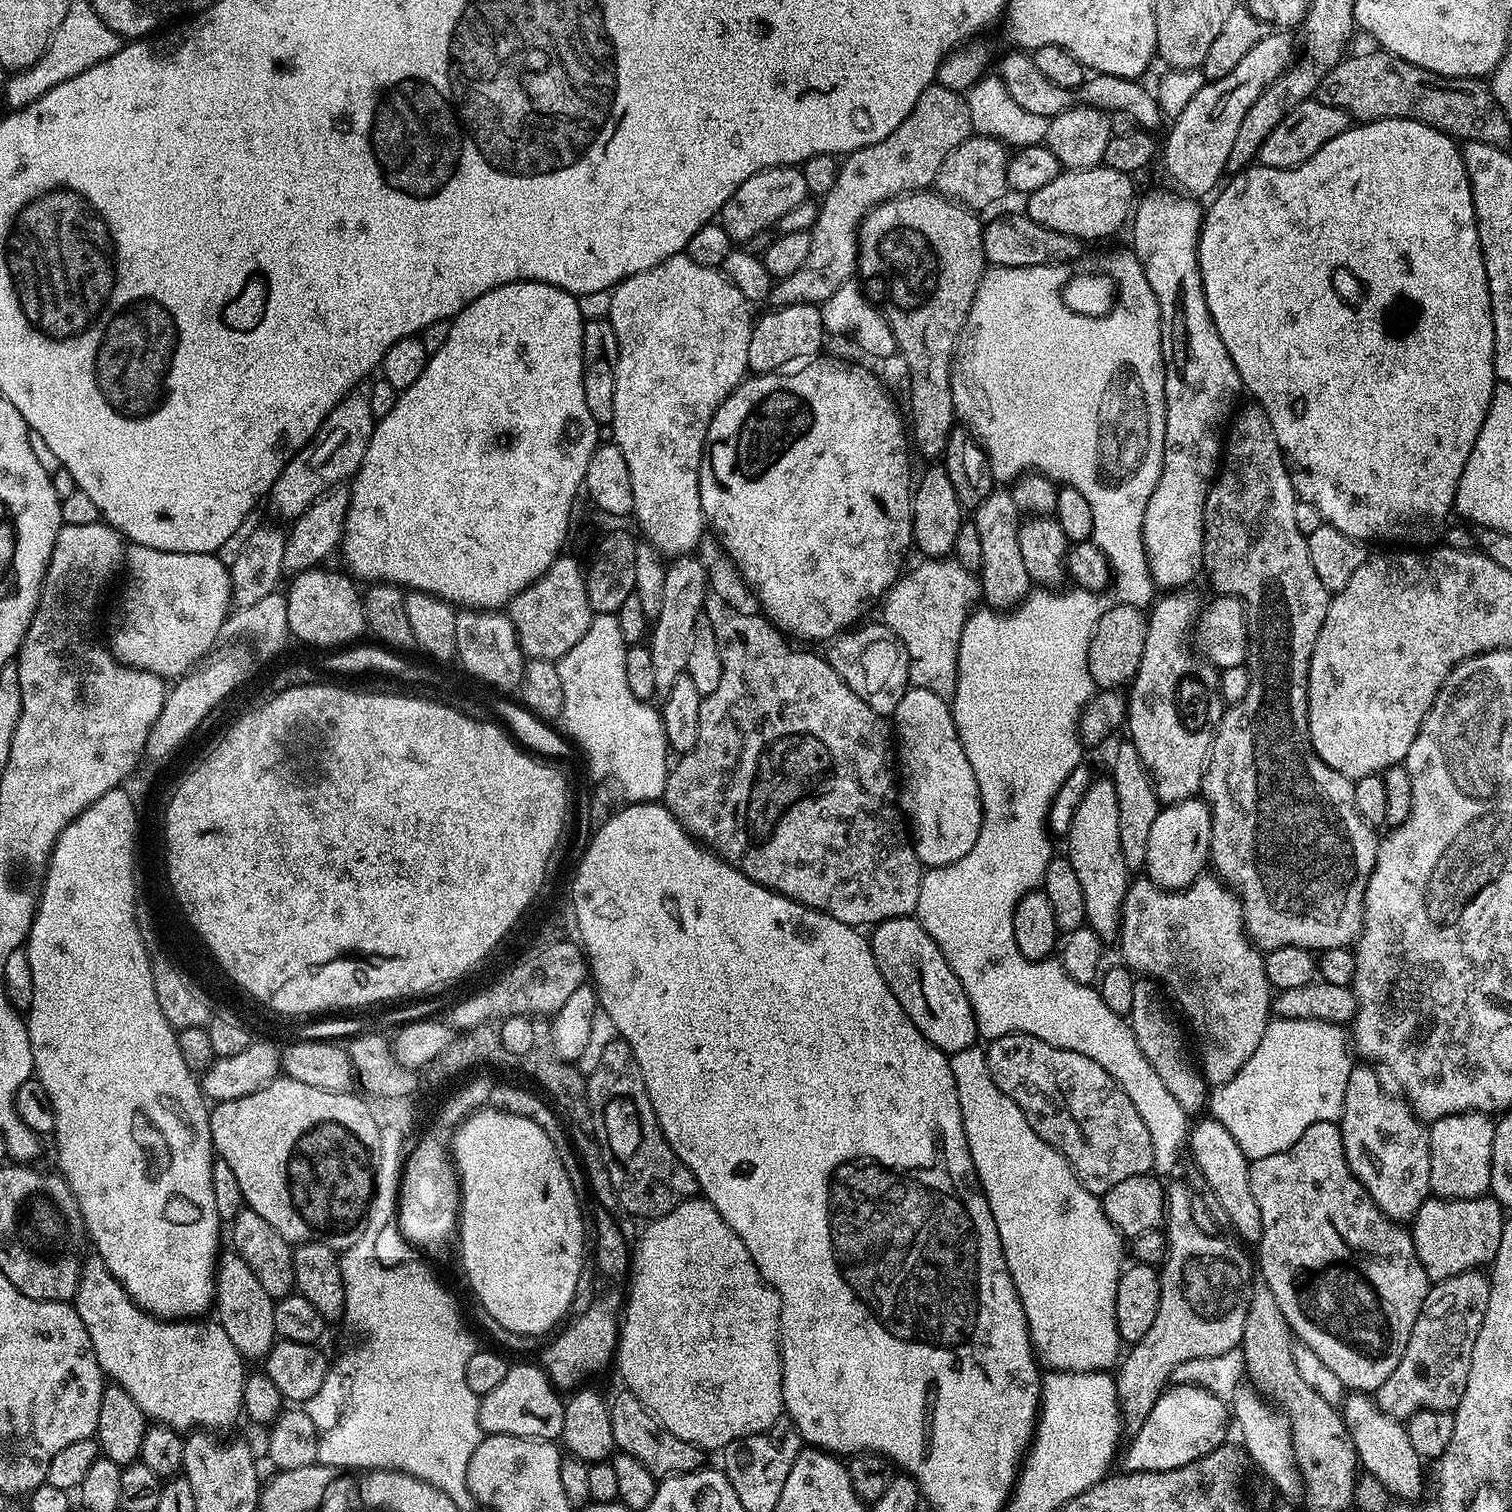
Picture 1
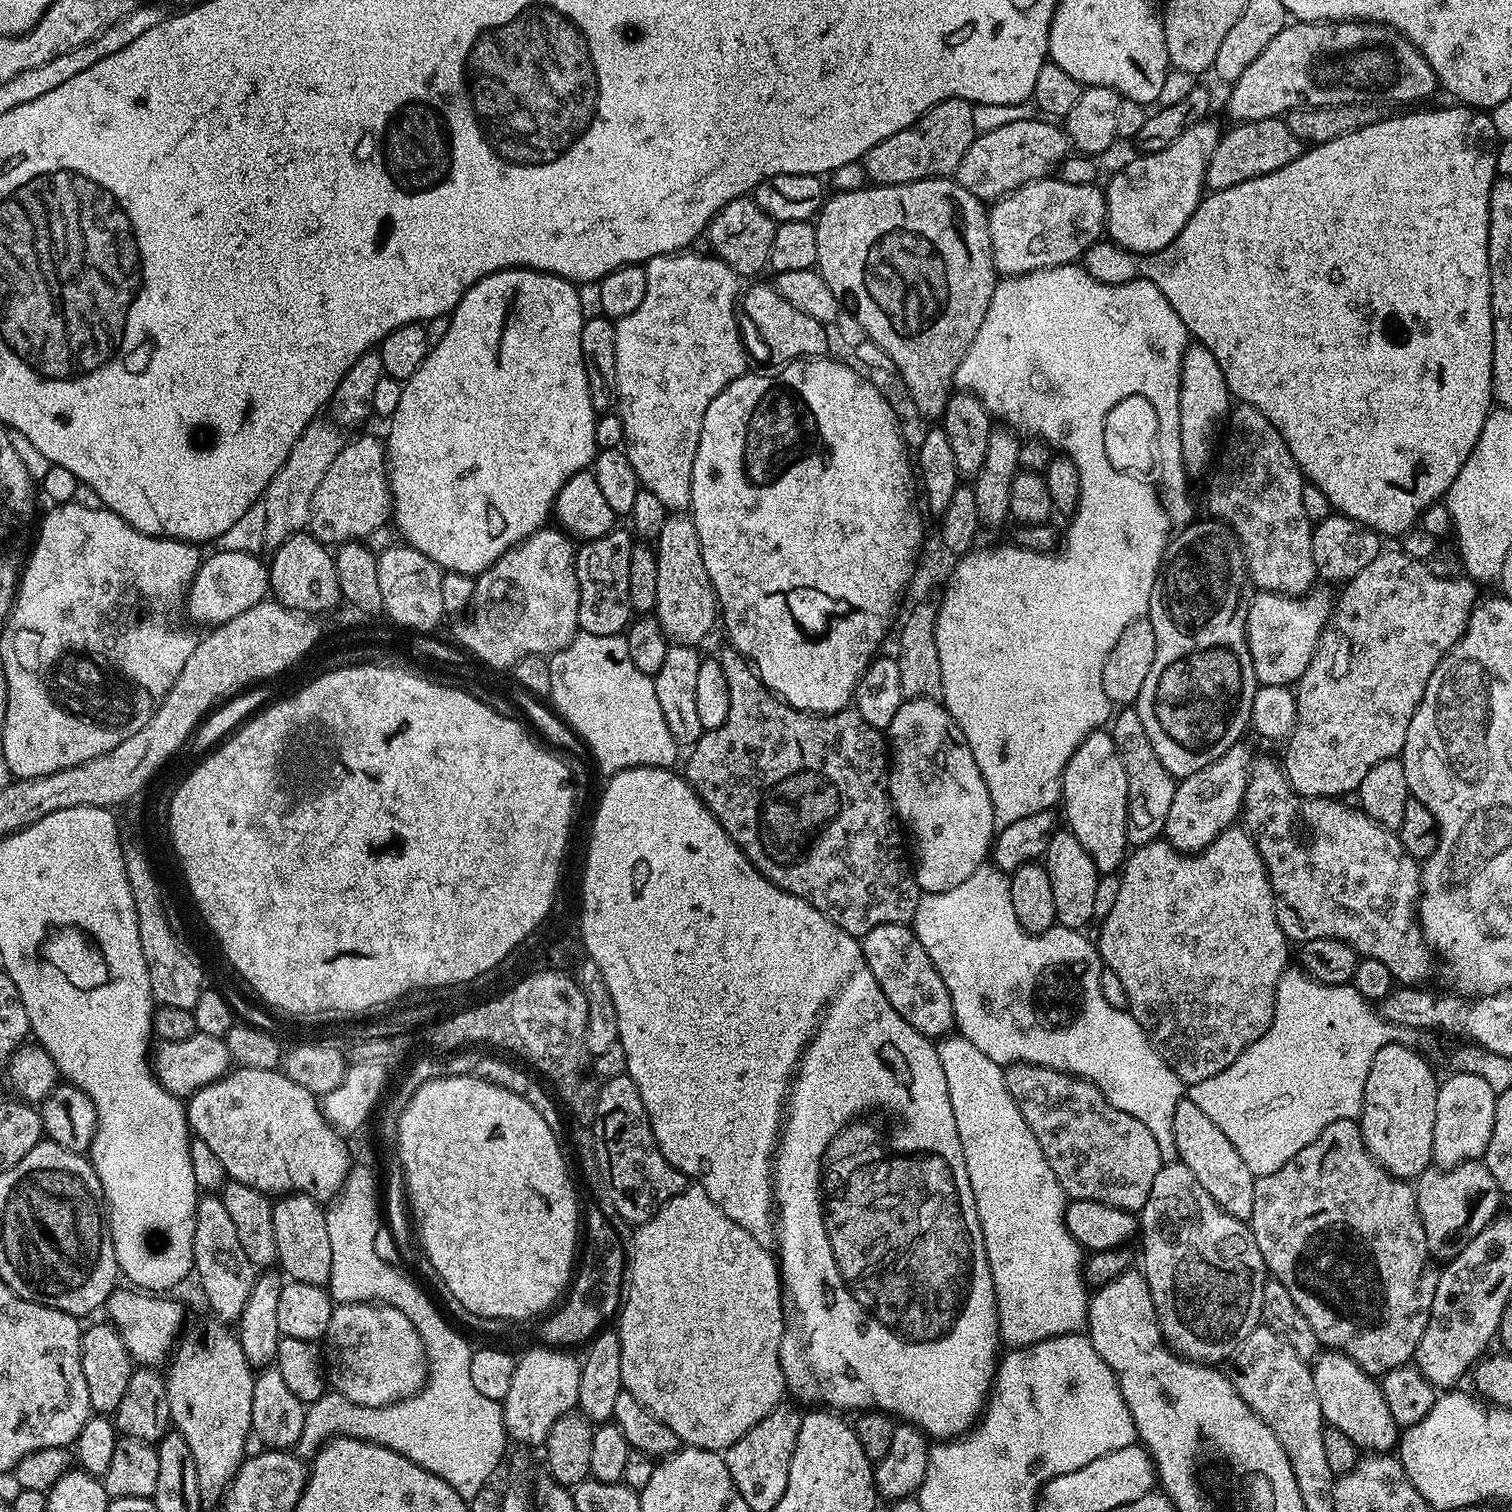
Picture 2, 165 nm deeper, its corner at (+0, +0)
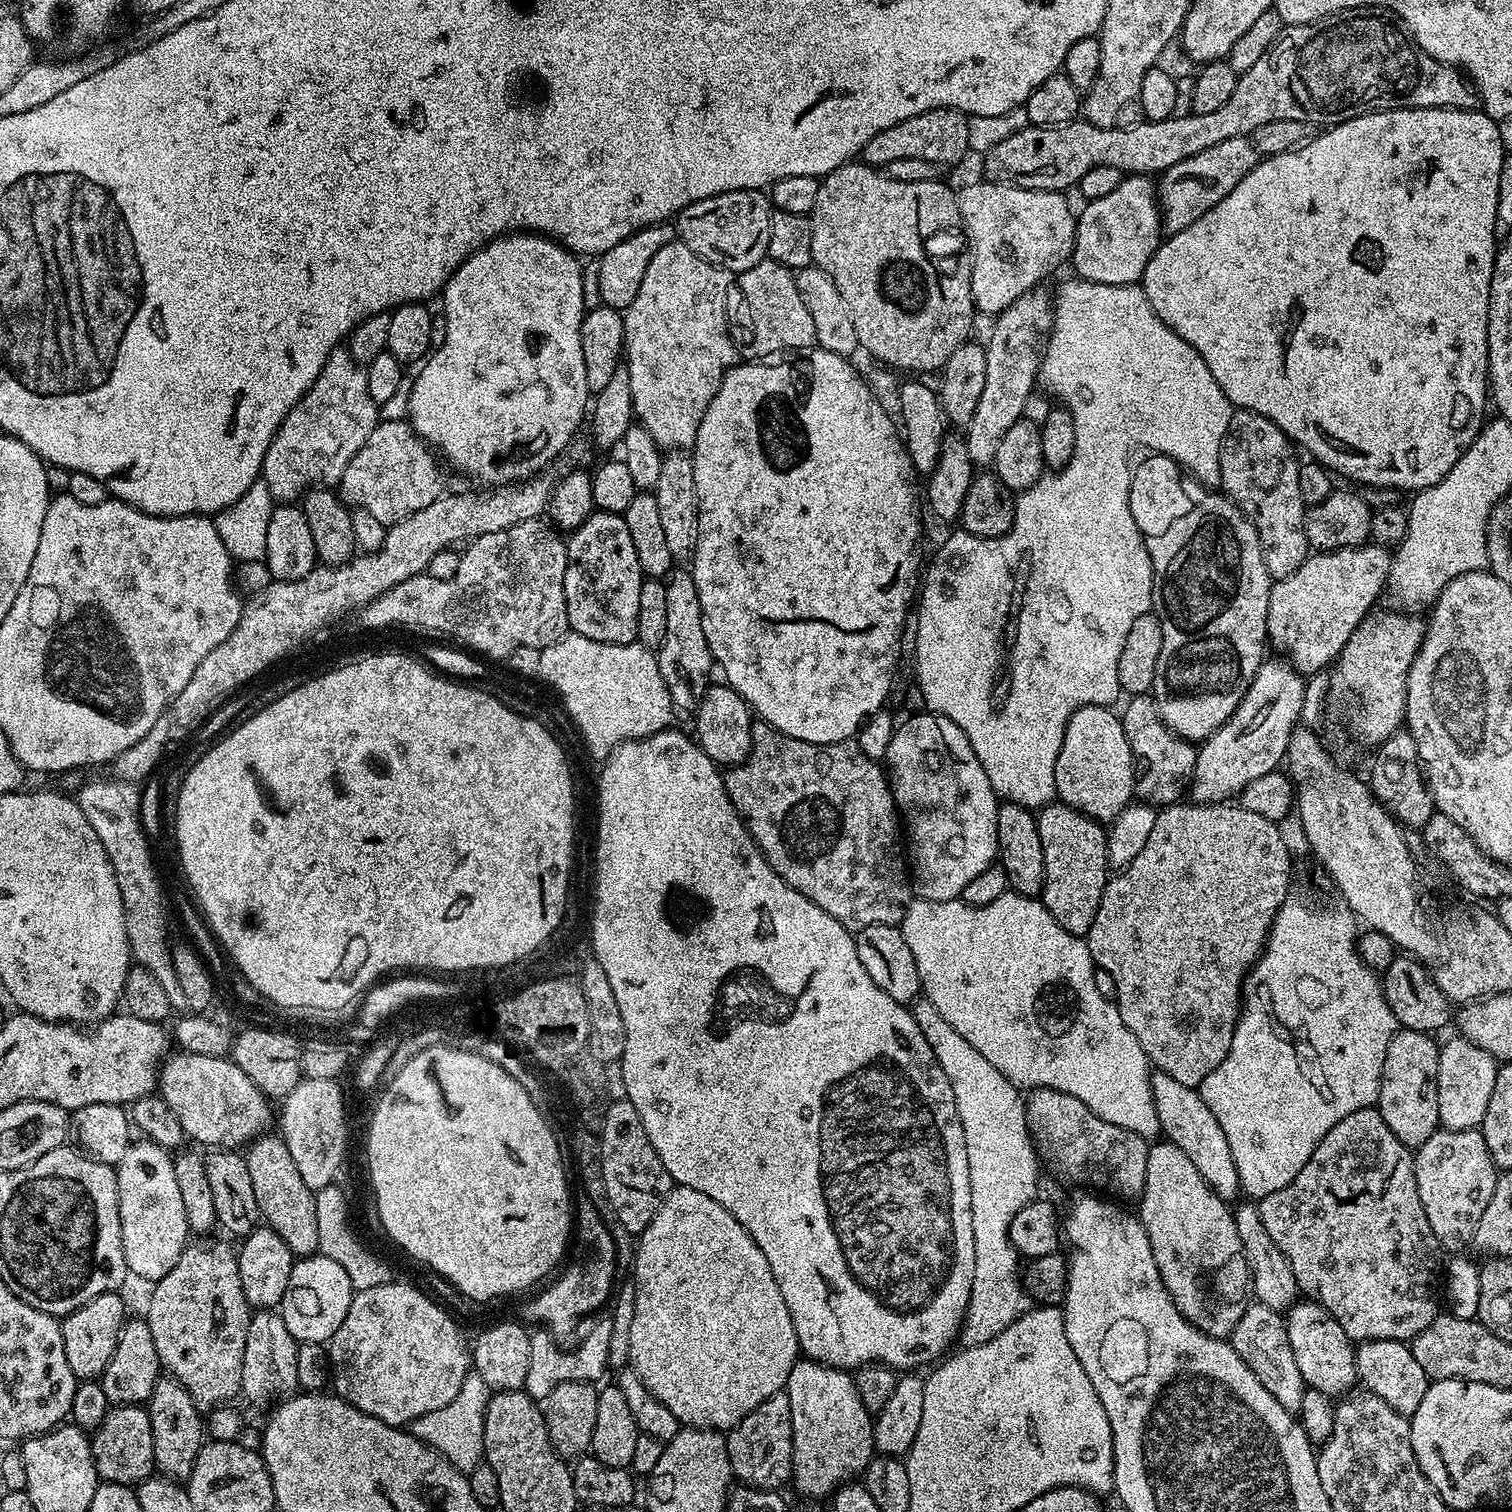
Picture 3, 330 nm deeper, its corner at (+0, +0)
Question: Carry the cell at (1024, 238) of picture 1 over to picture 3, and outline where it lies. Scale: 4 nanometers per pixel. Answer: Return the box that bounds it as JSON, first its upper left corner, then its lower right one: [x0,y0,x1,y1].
[1142,108,1506,494]

